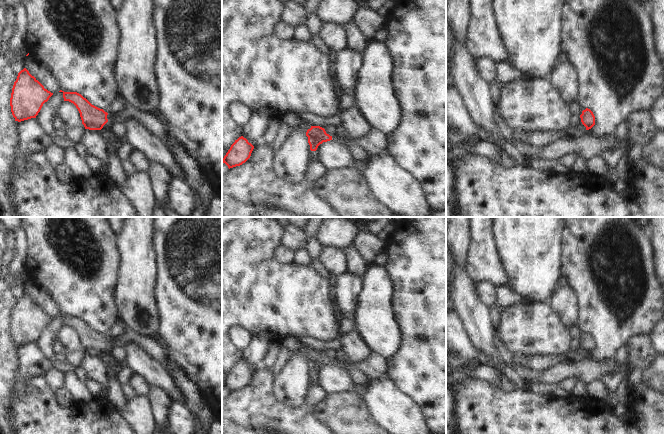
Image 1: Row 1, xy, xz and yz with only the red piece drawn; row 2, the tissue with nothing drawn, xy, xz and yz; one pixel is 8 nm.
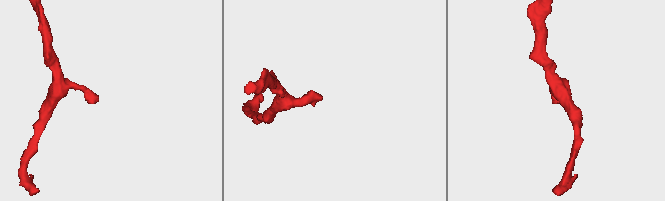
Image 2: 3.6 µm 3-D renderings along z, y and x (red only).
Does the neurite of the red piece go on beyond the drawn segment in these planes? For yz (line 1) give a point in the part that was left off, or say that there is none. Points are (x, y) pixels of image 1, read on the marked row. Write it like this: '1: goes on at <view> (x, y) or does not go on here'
1: does not go on here

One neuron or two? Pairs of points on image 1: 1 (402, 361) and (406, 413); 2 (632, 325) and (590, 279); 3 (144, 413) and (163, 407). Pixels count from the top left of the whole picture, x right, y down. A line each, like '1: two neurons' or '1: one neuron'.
1: two neurons
2: one neuron
3: two neurons

